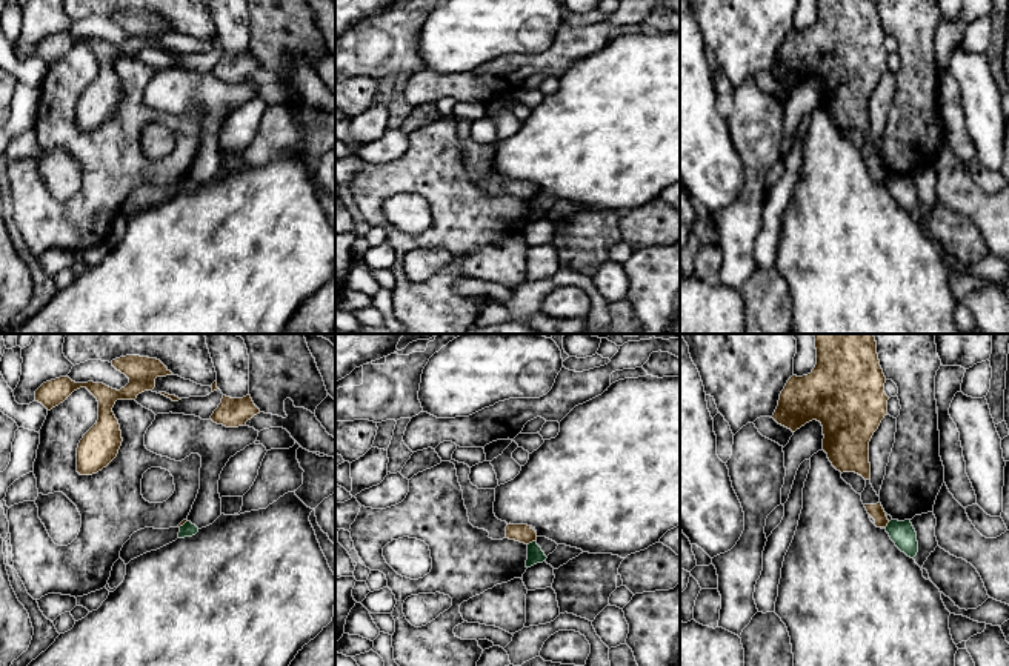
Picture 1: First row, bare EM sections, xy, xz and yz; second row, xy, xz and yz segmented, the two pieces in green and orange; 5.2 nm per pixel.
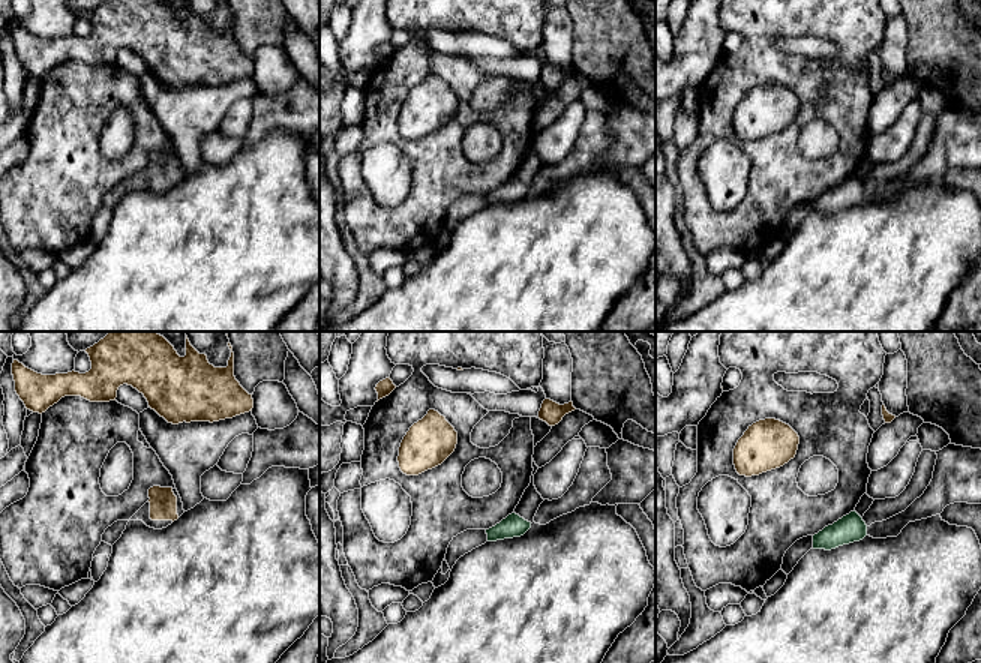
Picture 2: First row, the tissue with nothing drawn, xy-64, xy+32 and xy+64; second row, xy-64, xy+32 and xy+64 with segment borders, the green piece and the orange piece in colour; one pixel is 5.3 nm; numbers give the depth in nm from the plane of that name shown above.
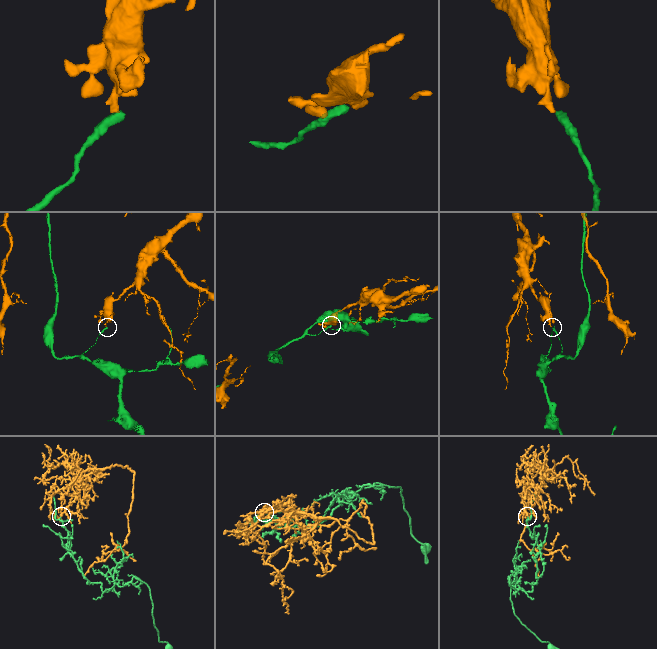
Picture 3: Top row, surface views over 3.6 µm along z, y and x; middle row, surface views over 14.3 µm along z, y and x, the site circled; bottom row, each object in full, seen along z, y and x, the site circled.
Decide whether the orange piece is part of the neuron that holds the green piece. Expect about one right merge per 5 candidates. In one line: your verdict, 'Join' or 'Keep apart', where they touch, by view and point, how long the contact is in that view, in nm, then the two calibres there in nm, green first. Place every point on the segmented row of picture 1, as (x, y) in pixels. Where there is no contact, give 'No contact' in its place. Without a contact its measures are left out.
Keep apart. Touches green at xz (532, 542). Shared border 50 nm. Thickness 80 nm (green) against 100 nm

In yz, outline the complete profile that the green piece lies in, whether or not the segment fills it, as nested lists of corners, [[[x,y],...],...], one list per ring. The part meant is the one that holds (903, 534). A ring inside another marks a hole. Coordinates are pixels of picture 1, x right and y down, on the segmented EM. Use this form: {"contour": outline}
{"contour": [[[891,520],[886,526],[886,532],[895,546],[907,557],[914,558],[918,552],[917,532],[911,520],[898,521]]]}

